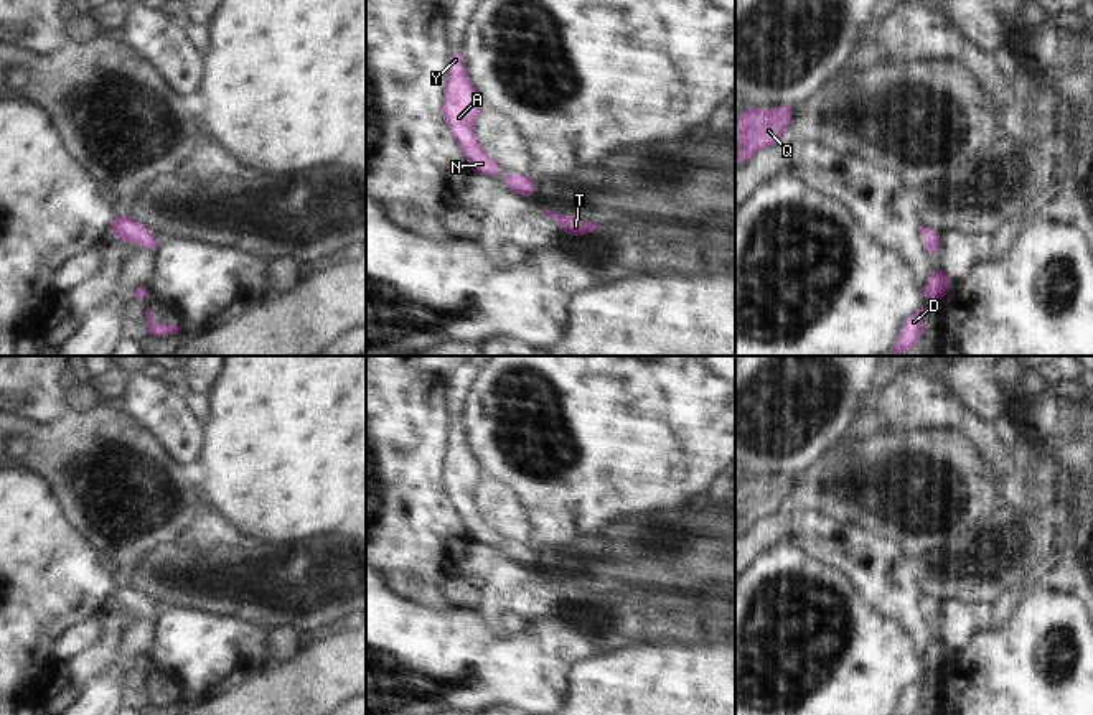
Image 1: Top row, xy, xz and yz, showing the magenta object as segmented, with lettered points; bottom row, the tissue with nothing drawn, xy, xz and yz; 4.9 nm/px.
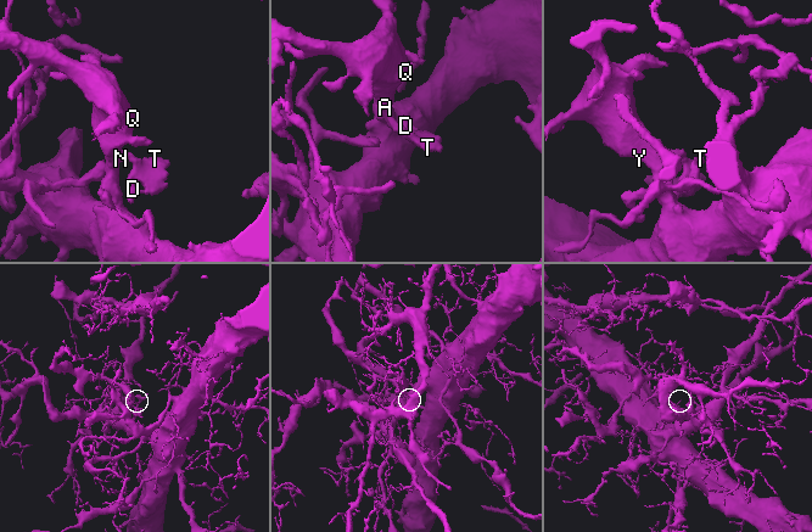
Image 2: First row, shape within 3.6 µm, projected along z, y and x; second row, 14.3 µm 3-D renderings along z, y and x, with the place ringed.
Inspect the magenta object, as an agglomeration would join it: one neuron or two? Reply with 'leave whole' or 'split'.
leave whole

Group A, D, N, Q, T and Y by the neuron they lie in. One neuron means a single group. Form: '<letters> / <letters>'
A D N Q T Y

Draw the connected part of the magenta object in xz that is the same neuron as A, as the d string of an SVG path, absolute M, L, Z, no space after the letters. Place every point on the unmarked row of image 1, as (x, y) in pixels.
M463 420L448 423L442 483L470 539L485 545L501 545L504 555L524 568L534 565L537 555L528 544L506 542L503 545L500 535L478 514L473 493L481 476L483 471L465 443Z

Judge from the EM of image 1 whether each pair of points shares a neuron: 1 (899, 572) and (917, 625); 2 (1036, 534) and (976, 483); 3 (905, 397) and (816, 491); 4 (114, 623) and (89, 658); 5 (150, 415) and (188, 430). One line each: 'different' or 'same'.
1: same
2: different
3: different
4: same
5: same

